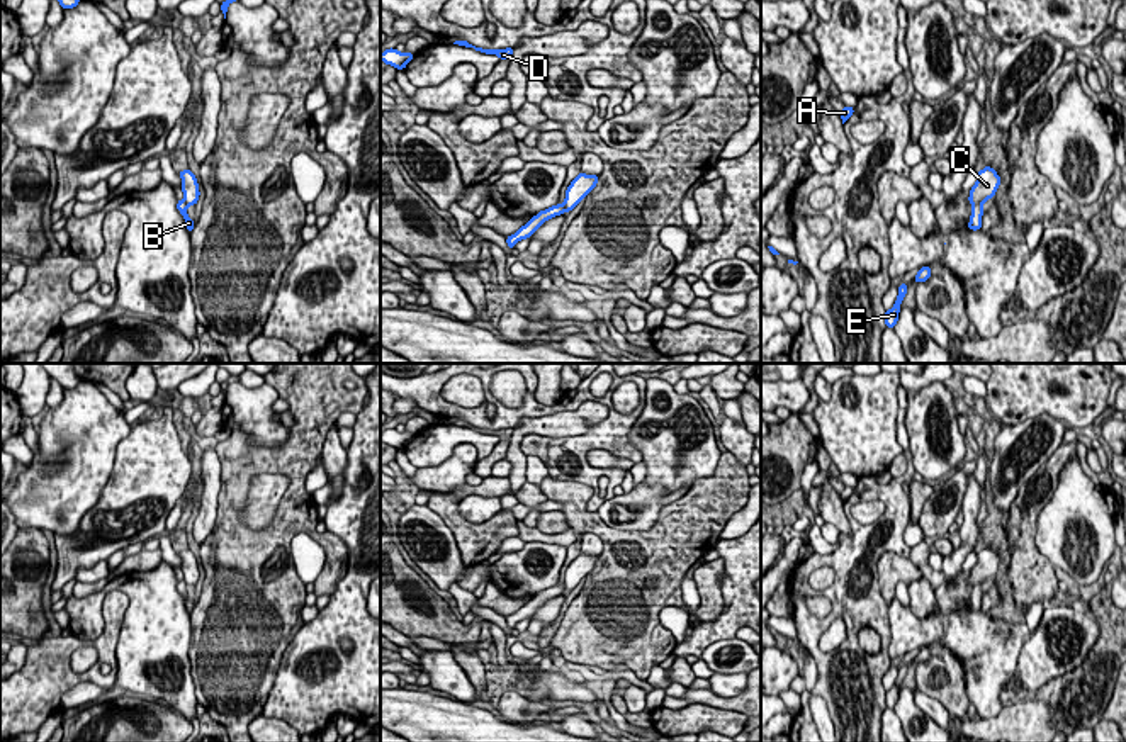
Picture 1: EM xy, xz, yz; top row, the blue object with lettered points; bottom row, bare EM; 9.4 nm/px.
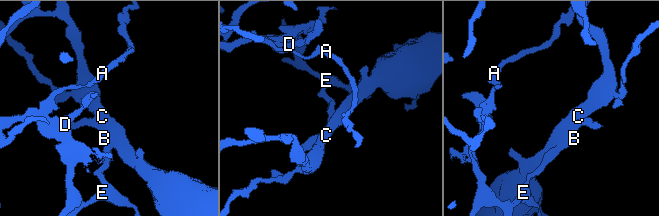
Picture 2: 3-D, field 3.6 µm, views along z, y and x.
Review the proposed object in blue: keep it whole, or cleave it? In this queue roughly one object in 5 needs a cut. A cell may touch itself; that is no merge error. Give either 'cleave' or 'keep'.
keep

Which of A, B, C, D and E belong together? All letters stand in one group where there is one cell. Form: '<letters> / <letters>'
A B C D E

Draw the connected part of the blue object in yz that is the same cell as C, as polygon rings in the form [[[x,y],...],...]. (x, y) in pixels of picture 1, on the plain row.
[[[985,547],[977,554],[977,564],[970,571],[968,582],[973,586],[968,610],[978,611],[982,608],[983,582],[994,579],[1000,565],[1000,557],[995,548]]]

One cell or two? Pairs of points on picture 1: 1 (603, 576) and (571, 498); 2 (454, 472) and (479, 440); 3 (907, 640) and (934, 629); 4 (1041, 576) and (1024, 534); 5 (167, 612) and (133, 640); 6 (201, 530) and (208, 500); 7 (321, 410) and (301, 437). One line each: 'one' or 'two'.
1: one
2: two
3: one
4: one
5: one
6: one
7: one

